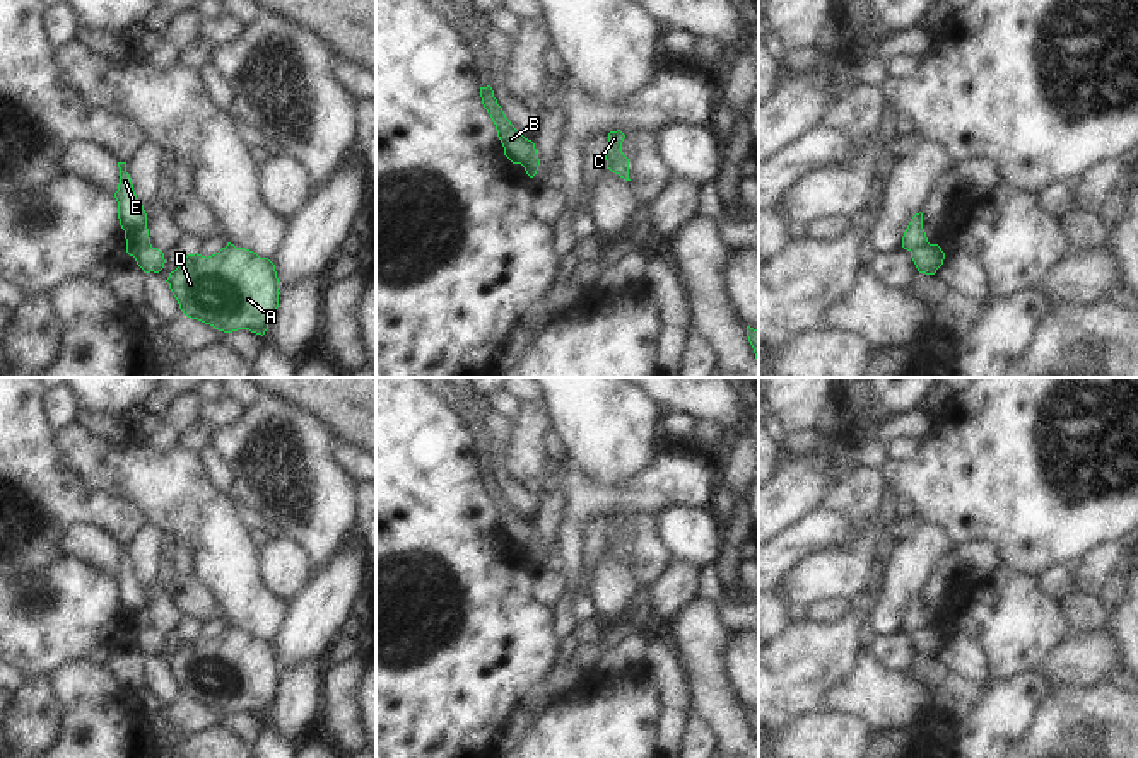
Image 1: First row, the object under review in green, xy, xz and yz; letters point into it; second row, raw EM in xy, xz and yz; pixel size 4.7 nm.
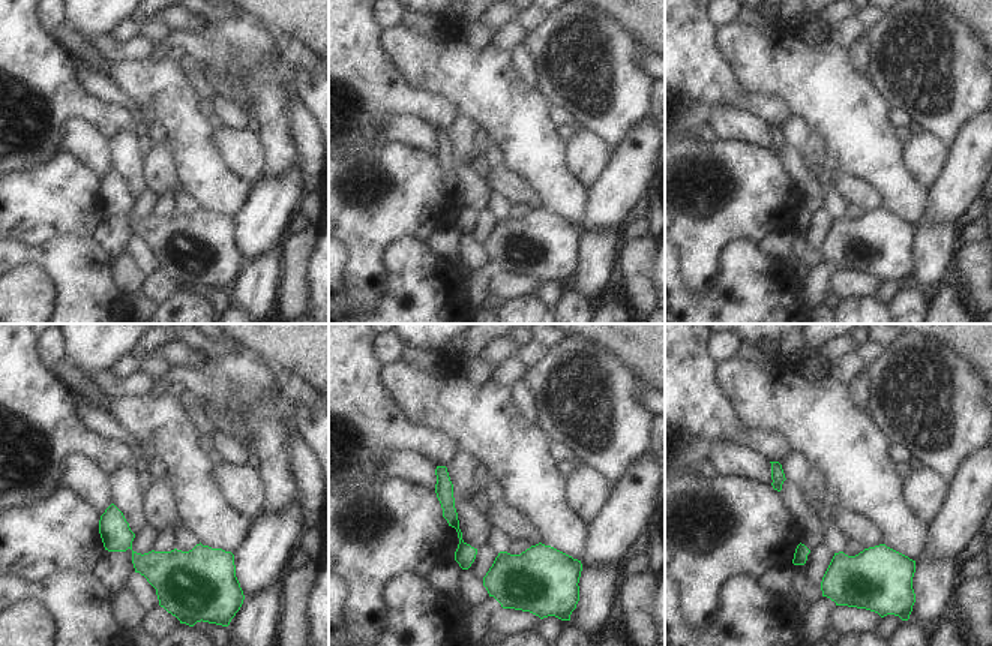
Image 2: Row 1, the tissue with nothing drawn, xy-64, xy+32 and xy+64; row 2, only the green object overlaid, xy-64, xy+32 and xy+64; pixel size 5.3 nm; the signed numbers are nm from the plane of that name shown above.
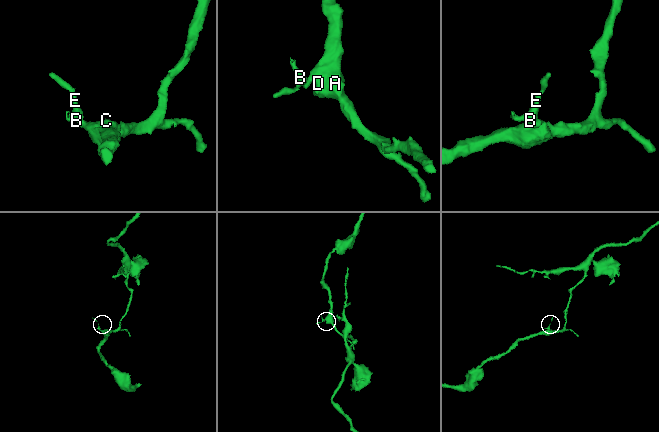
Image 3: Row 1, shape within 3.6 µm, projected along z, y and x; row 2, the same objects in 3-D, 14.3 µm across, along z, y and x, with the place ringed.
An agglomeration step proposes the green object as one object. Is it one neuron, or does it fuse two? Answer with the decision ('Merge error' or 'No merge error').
Merge error

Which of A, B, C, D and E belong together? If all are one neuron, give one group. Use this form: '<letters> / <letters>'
A C D / B E

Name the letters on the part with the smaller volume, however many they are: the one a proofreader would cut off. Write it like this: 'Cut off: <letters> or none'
Cut off: B, E

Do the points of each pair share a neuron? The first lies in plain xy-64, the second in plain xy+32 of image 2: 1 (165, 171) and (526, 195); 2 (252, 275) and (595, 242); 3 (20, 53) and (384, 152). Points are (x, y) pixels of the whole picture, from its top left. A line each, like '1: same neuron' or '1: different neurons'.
1: same neuron
2: same neuron
3: different neurons

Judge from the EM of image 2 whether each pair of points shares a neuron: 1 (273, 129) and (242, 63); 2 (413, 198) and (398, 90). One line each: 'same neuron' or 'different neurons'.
1: same neuron
2: different neurons

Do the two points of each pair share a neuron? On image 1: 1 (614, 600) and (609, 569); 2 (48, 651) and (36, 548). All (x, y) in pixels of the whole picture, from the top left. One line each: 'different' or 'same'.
1: same
2: different

